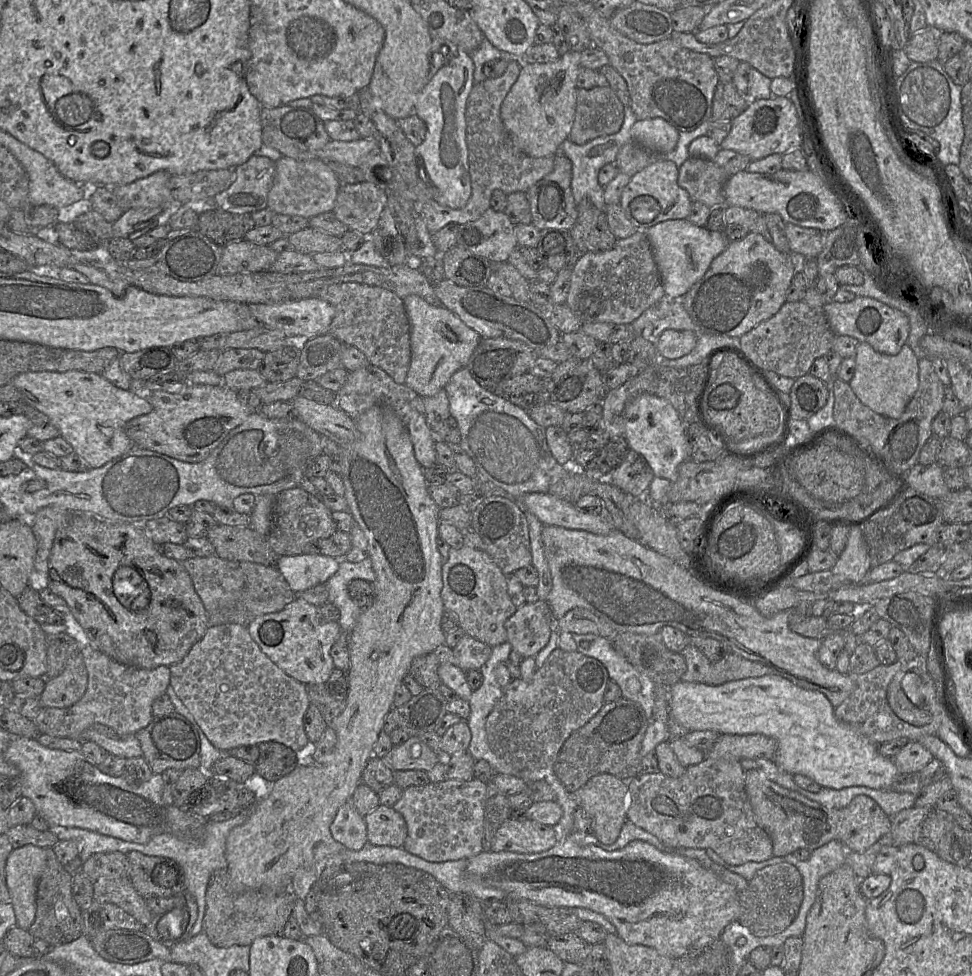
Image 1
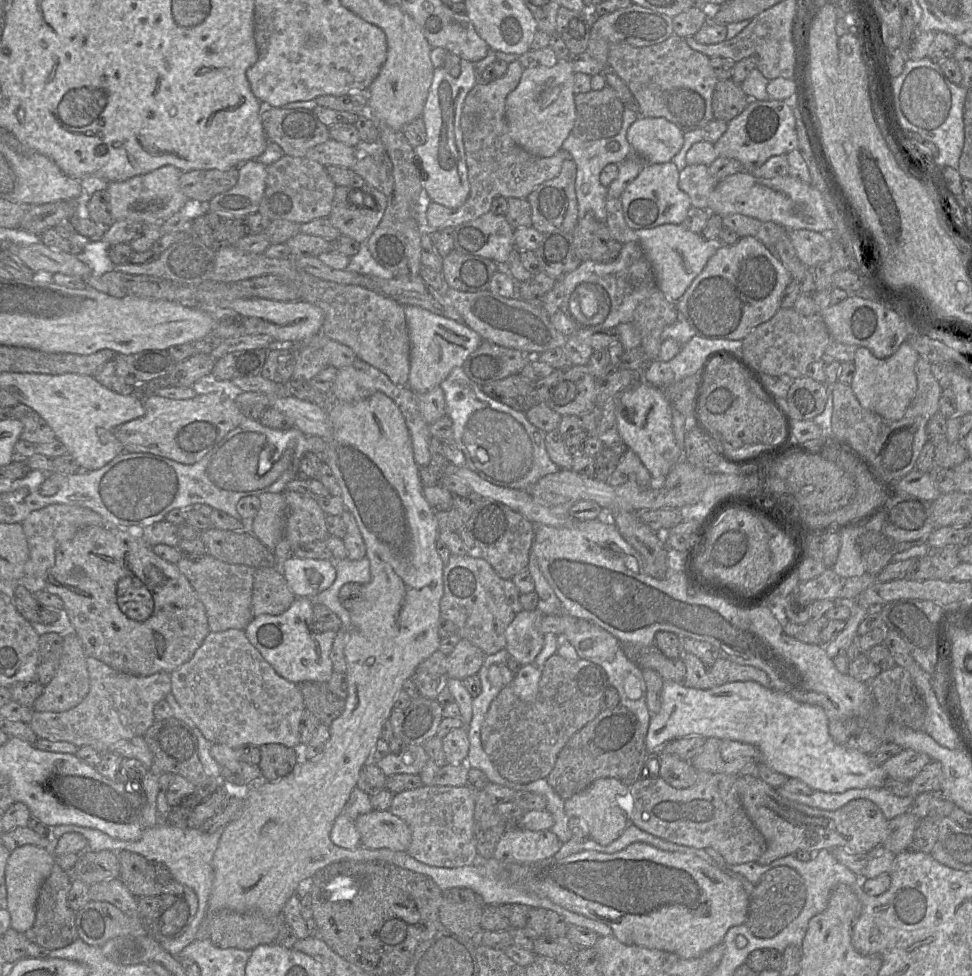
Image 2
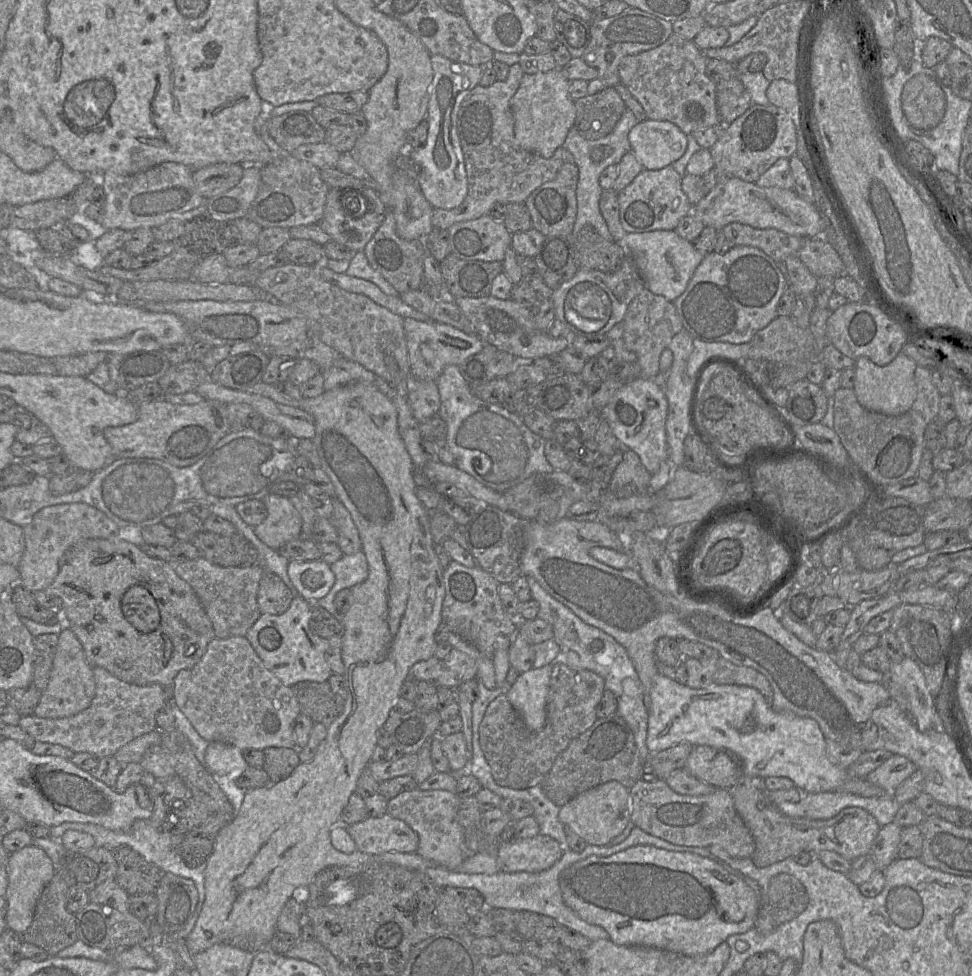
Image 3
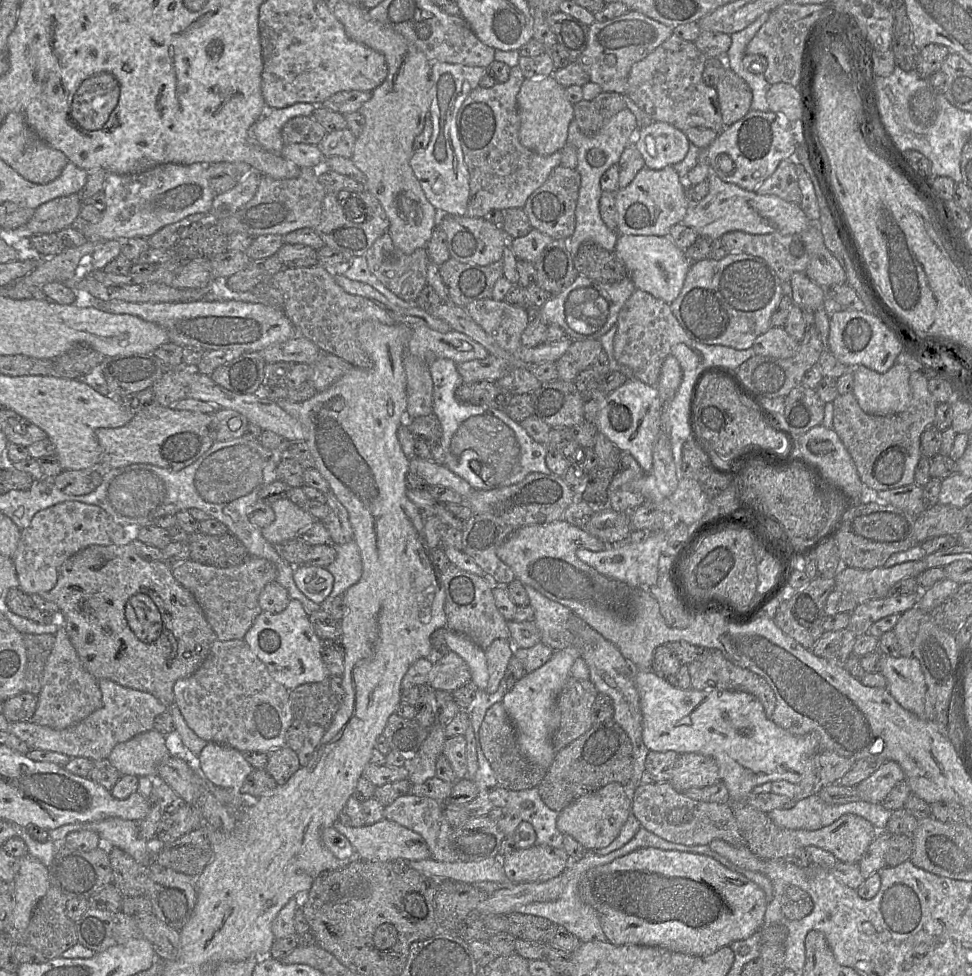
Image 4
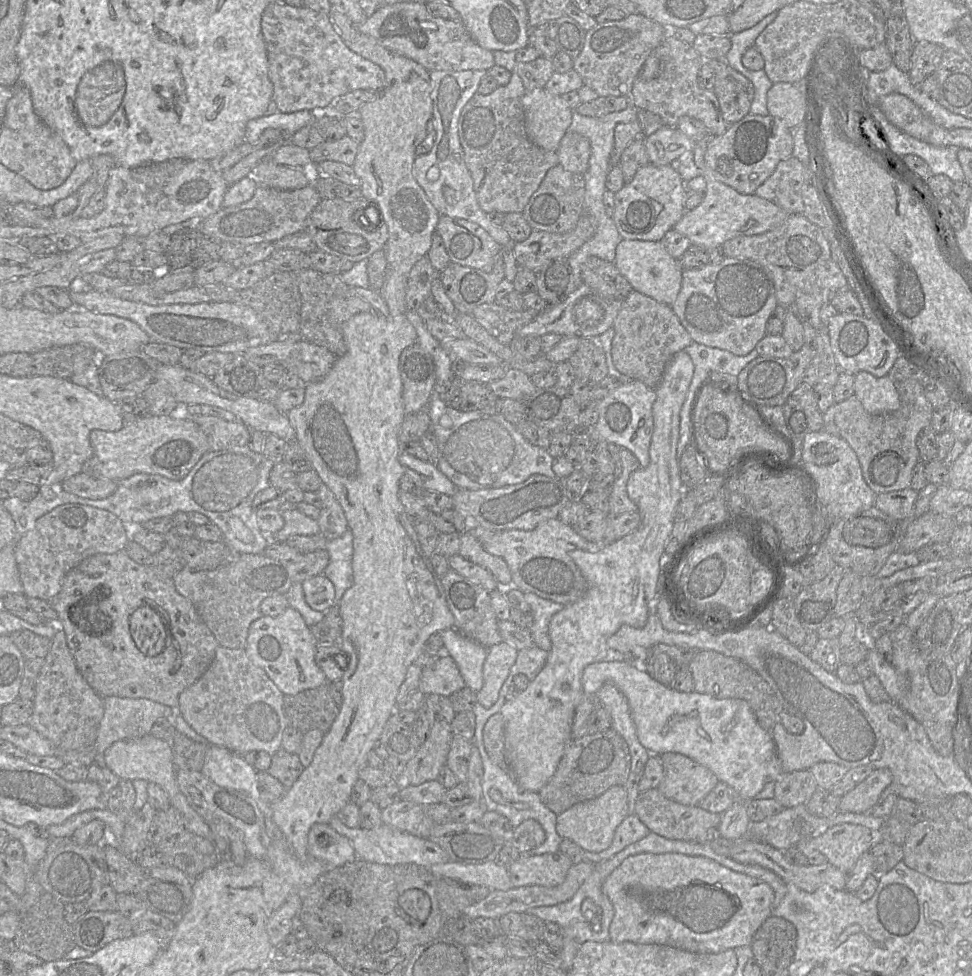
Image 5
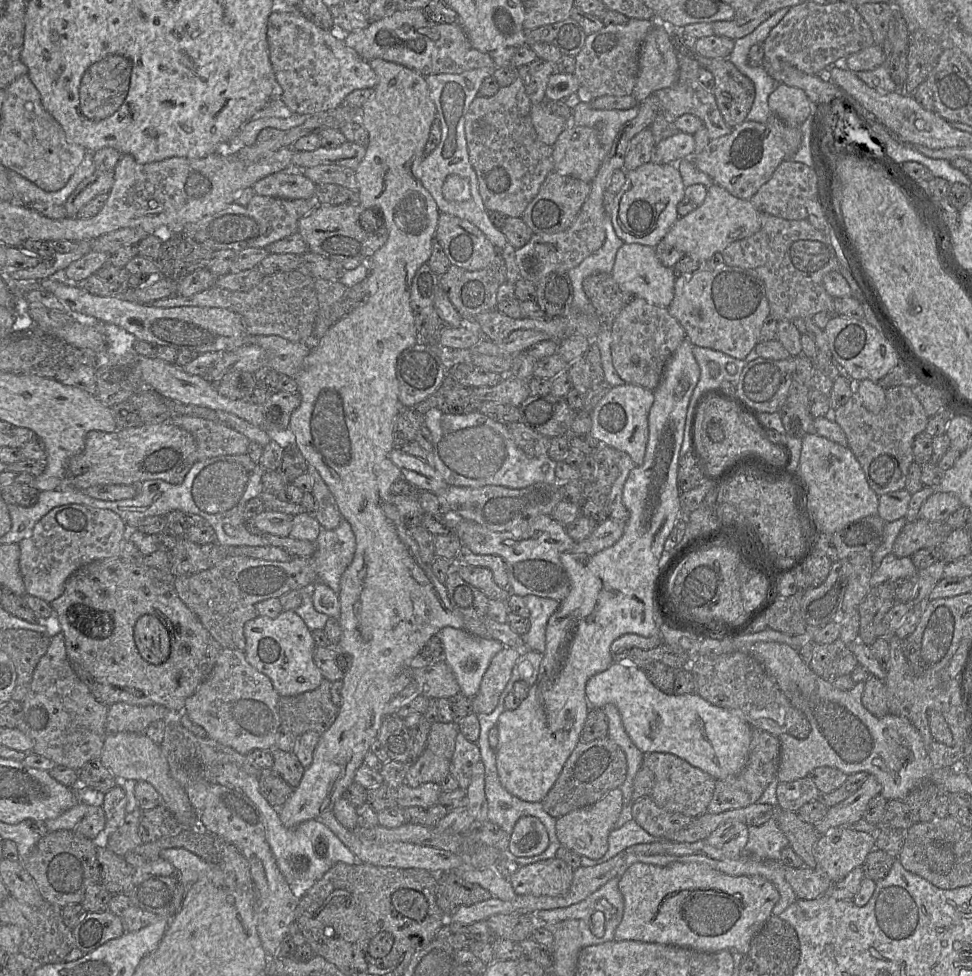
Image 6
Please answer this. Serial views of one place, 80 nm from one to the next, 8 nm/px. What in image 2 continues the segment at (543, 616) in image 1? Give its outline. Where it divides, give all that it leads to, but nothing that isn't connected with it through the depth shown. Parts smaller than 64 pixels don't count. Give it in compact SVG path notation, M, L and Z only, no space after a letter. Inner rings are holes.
M522 610L506 629L506 649L521 666L534 663L544 645L541 632L544 615L538 610Z

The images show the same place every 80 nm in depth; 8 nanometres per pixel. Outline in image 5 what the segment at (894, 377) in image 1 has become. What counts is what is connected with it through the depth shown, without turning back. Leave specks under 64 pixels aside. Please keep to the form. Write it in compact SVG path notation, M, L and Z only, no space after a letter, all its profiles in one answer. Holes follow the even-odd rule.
M860 371L854 376L854 394L871 415L894 412L900 408L895 381L888 375L876 377Z

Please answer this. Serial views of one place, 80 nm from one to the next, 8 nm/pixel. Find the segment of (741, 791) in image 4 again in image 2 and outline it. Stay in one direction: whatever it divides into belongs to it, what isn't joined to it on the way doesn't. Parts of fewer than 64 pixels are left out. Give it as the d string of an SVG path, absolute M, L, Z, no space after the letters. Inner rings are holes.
M664 681L661 707L657 714L652 715L645 738L647 753L659 753L666 743L688 736L752 744L760 751L761 763L787 778L801 780L814 791L842 793L852 788L882 788L888 778L881 765L874 764L869 755L834 742L829 734L829 719L820 706L797 702L783 692L765 688L753 681L730 682L706 690L688 688L683 683L674 681Z

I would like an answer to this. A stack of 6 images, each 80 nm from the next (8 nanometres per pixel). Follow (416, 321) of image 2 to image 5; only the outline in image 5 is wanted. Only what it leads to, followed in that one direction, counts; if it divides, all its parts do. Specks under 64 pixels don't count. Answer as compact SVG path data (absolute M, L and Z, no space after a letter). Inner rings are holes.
M467 337L461 339L445 338L439 342L441 347L454 359L460 359L471 364L503 364L495 353Z

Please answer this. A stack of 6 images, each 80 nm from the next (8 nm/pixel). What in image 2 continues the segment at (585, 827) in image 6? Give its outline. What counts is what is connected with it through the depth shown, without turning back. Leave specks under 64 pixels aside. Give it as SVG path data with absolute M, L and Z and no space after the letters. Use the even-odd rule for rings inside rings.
M599 778L581 792L565 800L564 811L569 818L577 817L584 823L588 838L601 845L608 845L631 823L629 789L629 786L615 778Z

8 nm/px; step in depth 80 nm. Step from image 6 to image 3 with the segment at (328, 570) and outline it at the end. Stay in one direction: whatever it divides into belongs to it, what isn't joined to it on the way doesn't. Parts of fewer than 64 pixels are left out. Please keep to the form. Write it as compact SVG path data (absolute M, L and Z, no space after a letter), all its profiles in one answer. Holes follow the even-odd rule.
M360 551L352 555L344 554L340 560L331 564L330 568L335 575L333 587L325 597L310 603L319 605L342 622L334 605L336 594L342 589L351 589L364 582L368 578L368 562L364 552Z

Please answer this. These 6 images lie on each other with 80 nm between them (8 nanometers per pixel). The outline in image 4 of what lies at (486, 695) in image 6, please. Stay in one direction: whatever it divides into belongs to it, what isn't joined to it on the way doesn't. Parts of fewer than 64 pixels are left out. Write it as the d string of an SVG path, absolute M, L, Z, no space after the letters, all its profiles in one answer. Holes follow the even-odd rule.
M496 639L485 650L487 668L489 672L488 685L485 691L493 694L497 691L514 655L515 647L510 639Z

